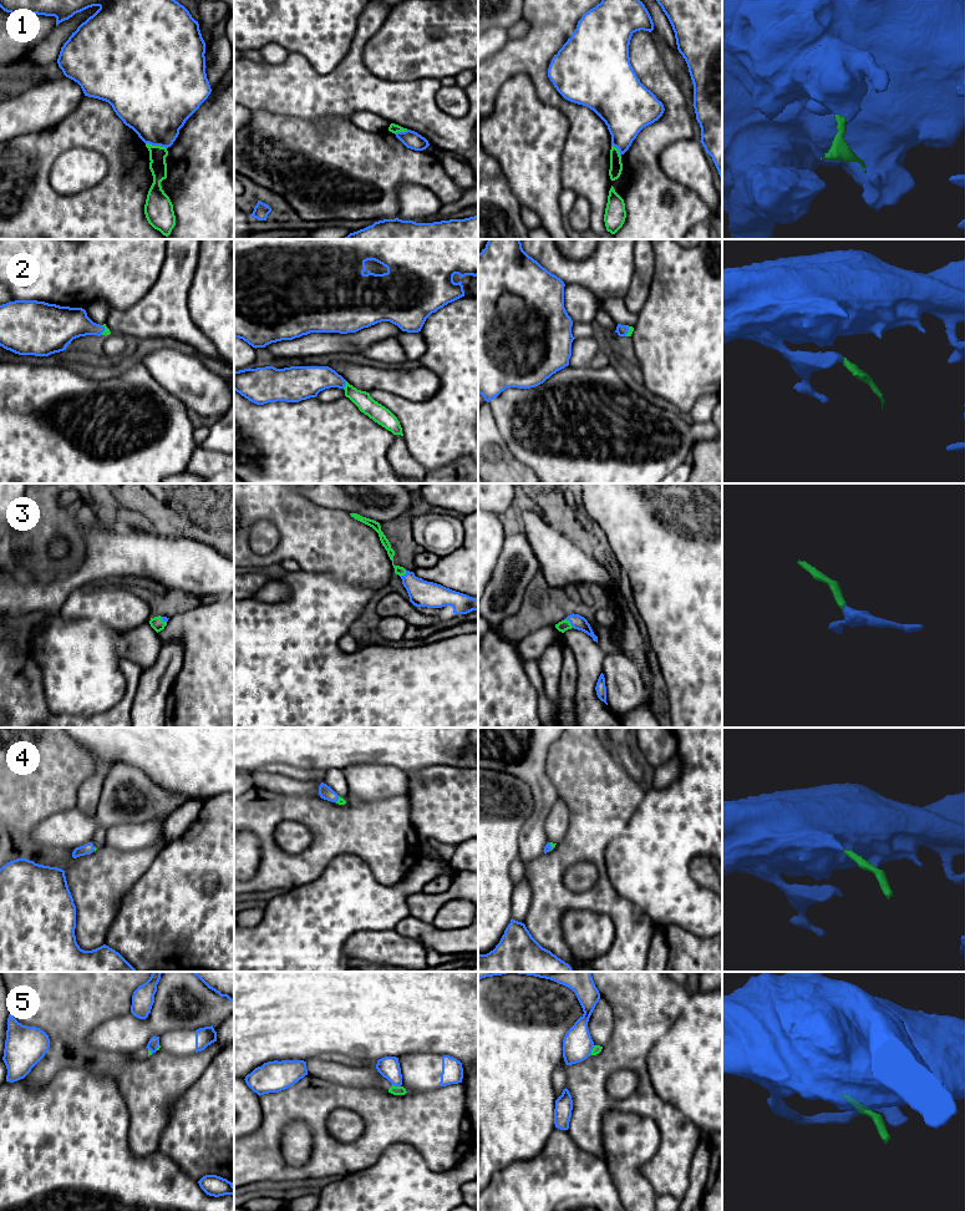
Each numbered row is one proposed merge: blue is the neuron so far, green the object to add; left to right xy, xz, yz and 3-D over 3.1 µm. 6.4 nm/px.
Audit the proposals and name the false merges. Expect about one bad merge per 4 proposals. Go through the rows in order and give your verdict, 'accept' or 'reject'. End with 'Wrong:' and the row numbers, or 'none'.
1: reject
2: accept
3: accept
4: accept
5: reject
Wrong: 1, 5

